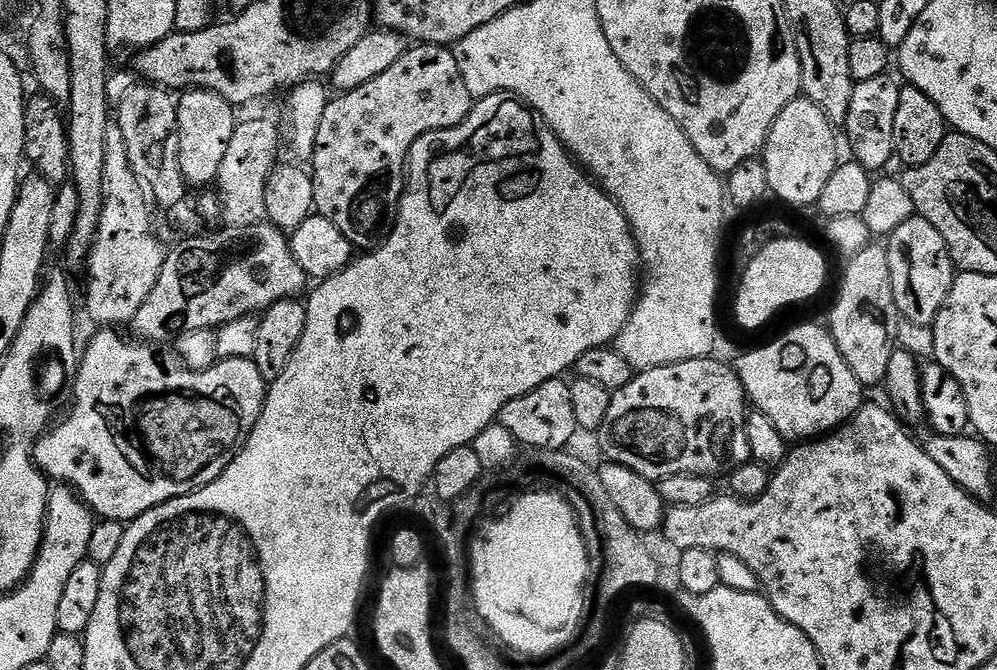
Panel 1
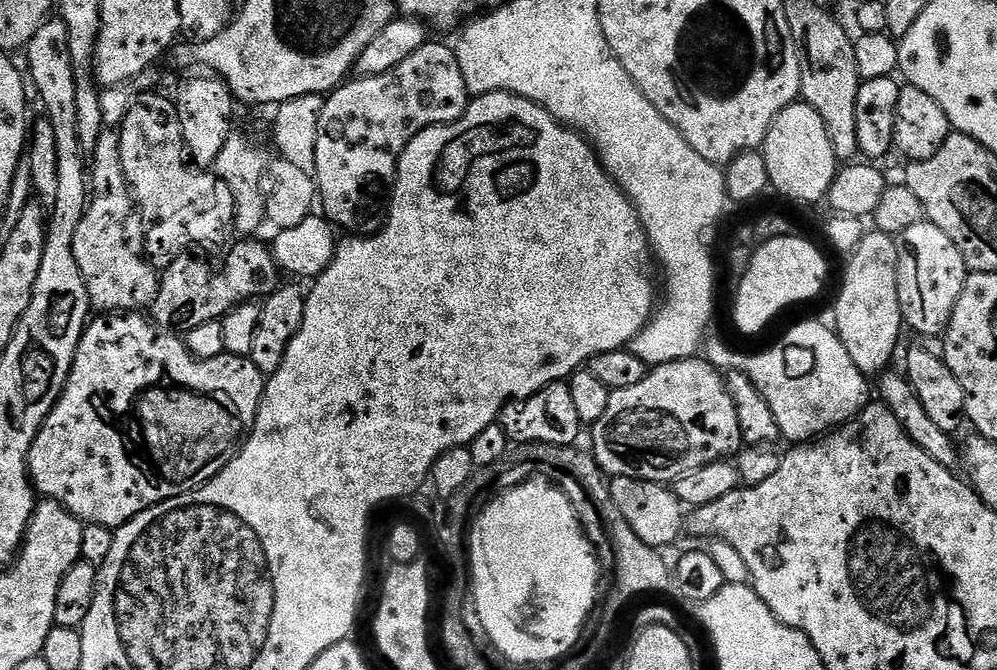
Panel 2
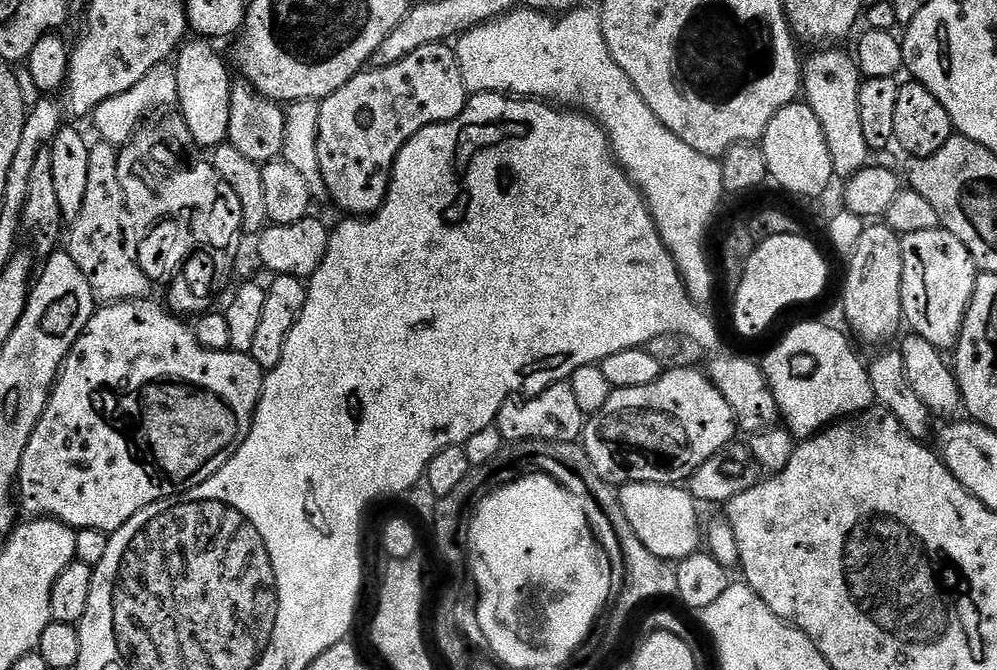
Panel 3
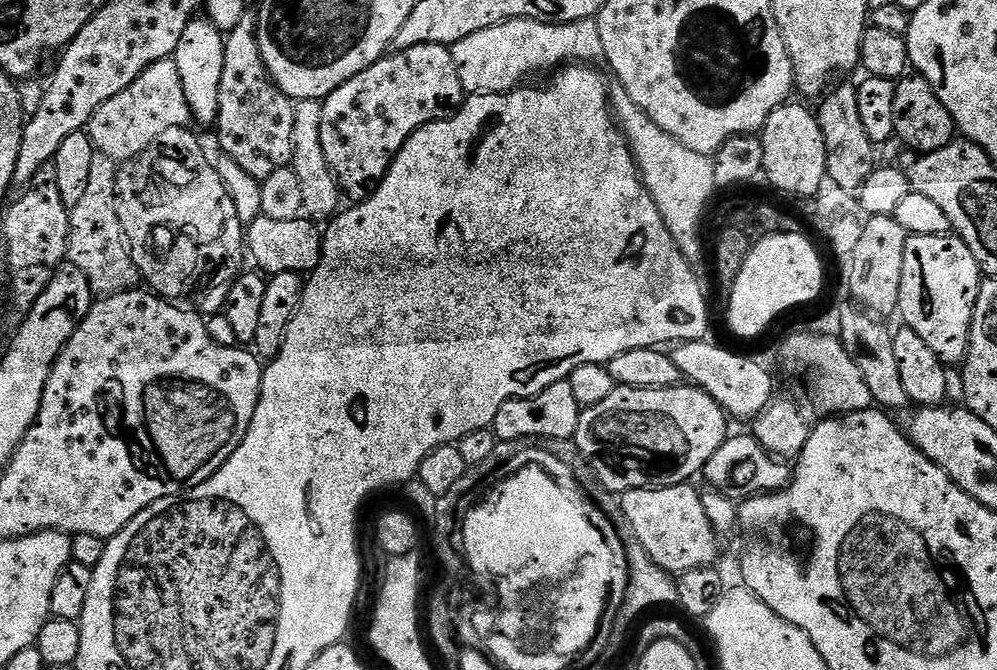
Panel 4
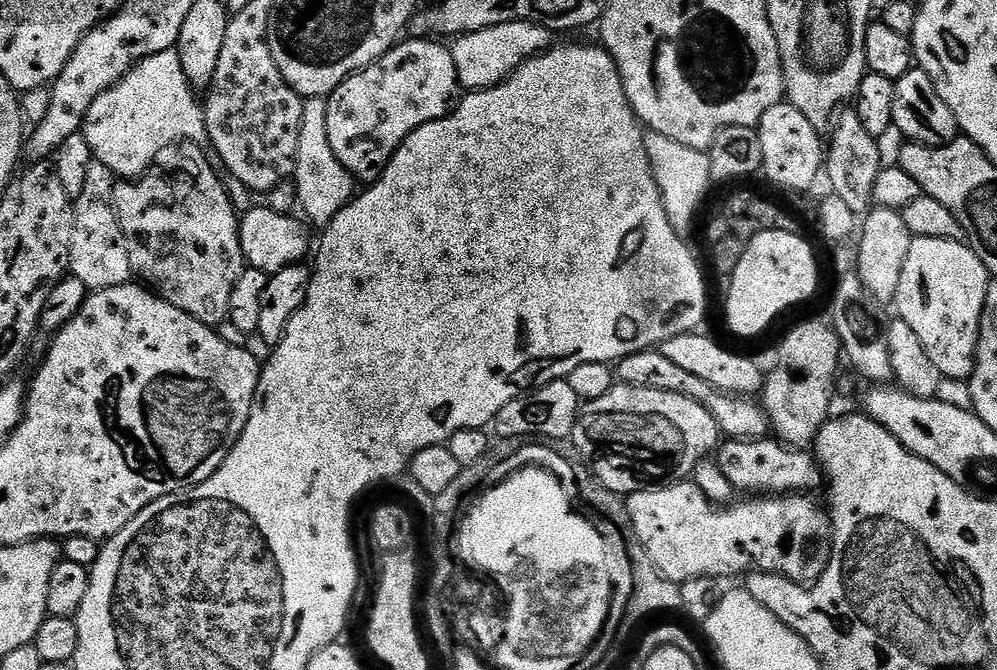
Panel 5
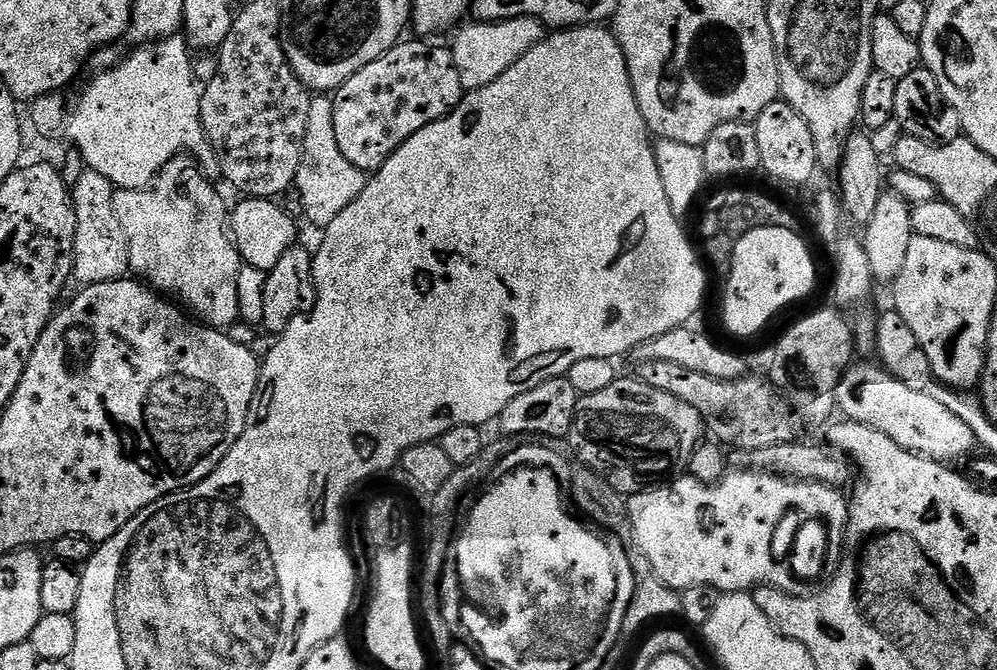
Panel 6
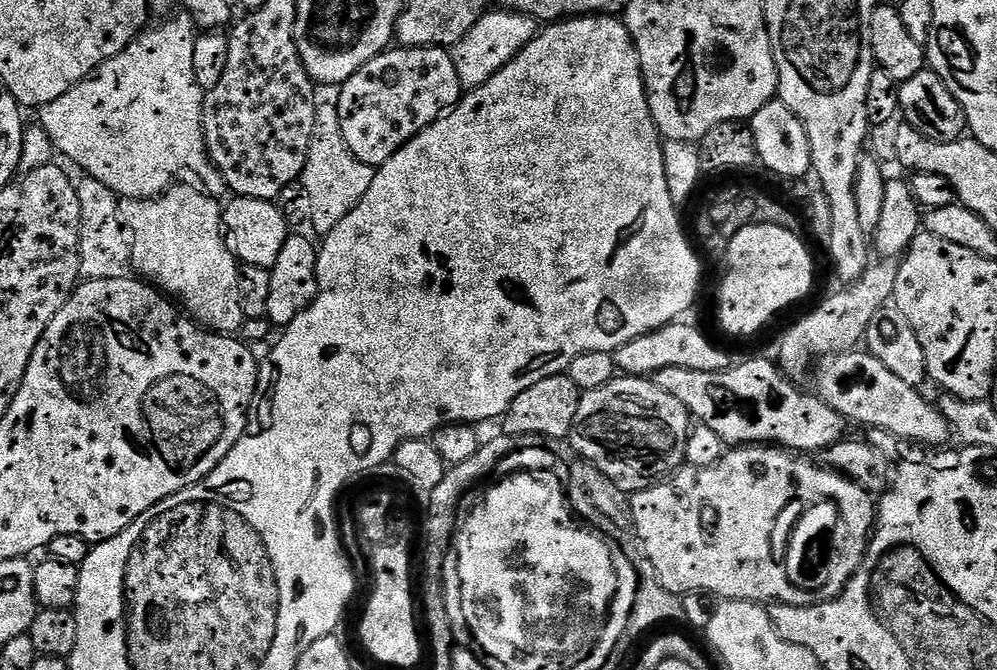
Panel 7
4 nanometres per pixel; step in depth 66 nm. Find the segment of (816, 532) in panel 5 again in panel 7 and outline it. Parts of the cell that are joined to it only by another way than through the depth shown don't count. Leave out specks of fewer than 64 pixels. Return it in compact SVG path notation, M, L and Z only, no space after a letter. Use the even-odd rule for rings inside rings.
M736 446L725 451L714 466L685 466L667 482L657 482L644 492L635 493L631 501L636 538L639 547L644 547L641 548L643 555L654 562L658 582L679 597L698 592L721 601L751 600L802 606L820 604L838 596L864 557L870 525L874 520L870 504L868 508L870 496L845 476L837 476L831 470L815 463L807 464L804 460L807 459L794 458L791 451L779 446ZM822 502L838 506L842 514L840 532L836 532L836 544L832 544L832 556L822 560L814 555L812 564L804 564L804 560L800 560L800 564L792 564L792 560L788 560L788 550L796 544L795 526L805 521L805 512L813 504Z

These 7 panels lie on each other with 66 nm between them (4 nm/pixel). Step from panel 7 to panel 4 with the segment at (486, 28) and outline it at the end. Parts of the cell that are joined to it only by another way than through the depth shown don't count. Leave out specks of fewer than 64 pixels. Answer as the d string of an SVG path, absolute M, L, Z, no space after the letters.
M523 18L507 20L493 28L478 30L478 34L470 34L470 38L462 38L462 42L451 45L451 49L454 66L458 66L458 78L462 78L462 86L468 94L511 92L535 72L551 73L565 62L604 60L602 34L598 34L595 19L569 24L547 24Z

